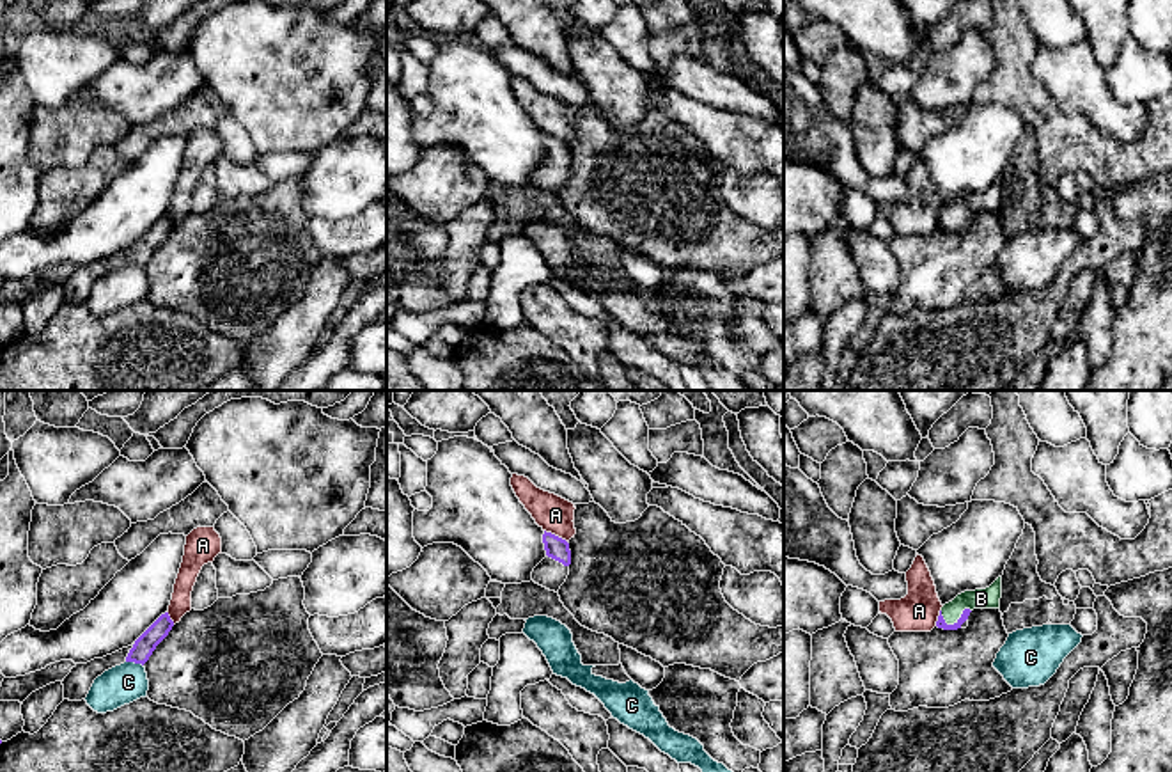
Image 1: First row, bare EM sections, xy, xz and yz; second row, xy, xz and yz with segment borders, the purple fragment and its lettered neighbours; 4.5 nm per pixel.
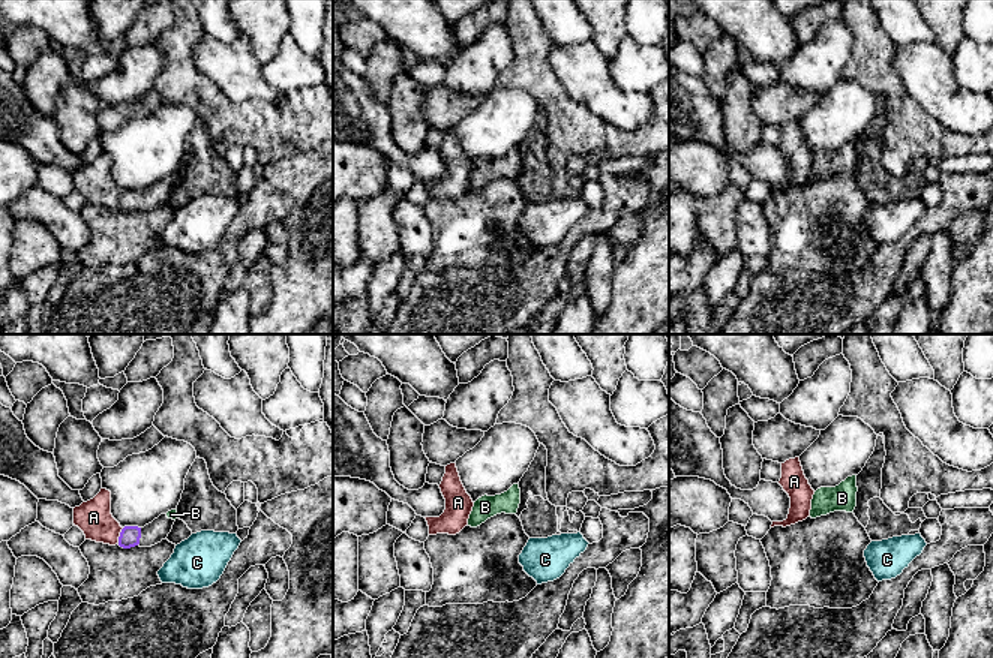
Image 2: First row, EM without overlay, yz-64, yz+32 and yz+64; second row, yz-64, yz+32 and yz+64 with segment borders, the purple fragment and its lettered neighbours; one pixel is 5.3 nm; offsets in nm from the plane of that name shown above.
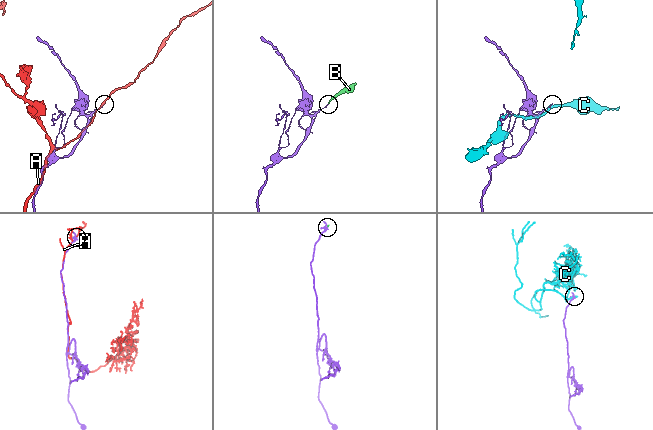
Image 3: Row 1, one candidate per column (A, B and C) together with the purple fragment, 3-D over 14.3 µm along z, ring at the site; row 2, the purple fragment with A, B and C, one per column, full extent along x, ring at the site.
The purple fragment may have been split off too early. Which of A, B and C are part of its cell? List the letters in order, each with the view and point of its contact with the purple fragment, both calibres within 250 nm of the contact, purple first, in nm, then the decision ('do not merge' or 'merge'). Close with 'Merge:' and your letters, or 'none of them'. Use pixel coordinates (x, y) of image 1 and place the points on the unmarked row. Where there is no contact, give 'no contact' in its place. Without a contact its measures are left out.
A: contact xz (554, 137); calibres 100 and 170 nm; do not merge
B: contact yz (954, 226); calibres 50 and 100 nm; merge
C: contact xy (135, 265); calibres 90 and 180 nm; do not merge
Merge: B

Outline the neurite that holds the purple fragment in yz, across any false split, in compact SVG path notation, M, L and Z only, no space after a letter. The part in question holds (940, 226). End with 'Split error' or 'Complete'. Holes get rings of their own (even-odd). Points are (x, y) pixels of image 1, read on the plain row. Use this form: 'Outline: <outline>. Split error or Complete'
Outline: M1002 179L986 192L965 193L945 206L940 213L936 229L943 232L957 232L973 211L1000 211L1000 201Z. Split error

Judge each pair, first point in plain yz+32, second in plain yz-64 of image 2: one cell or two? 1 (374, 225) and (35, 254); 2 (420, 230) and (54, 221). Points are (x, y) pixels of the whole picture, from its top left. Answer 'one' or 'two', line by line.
1: one
2: one

